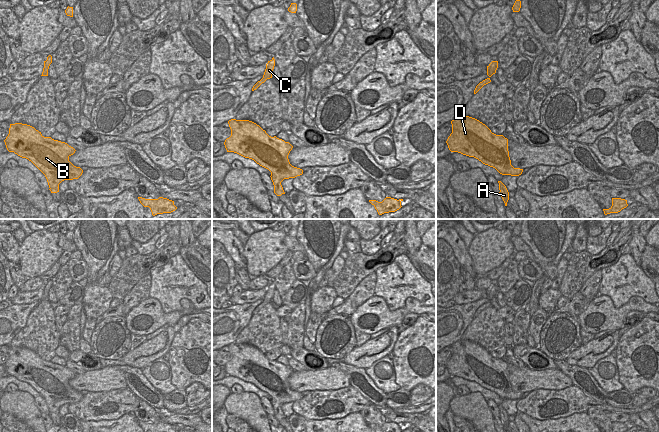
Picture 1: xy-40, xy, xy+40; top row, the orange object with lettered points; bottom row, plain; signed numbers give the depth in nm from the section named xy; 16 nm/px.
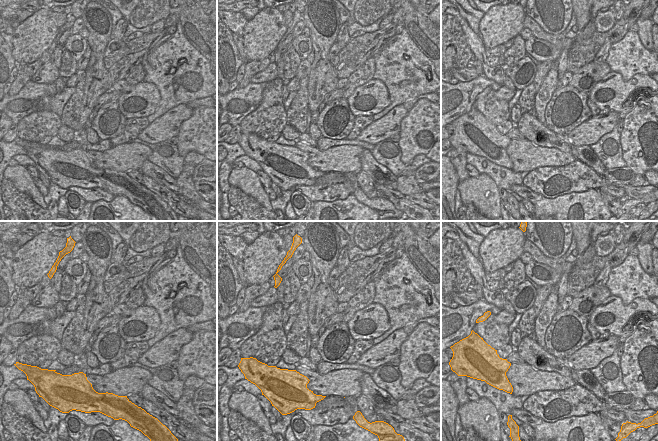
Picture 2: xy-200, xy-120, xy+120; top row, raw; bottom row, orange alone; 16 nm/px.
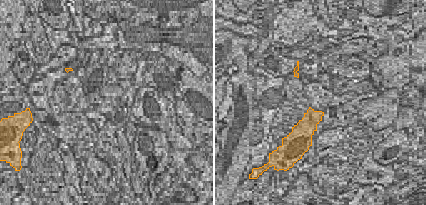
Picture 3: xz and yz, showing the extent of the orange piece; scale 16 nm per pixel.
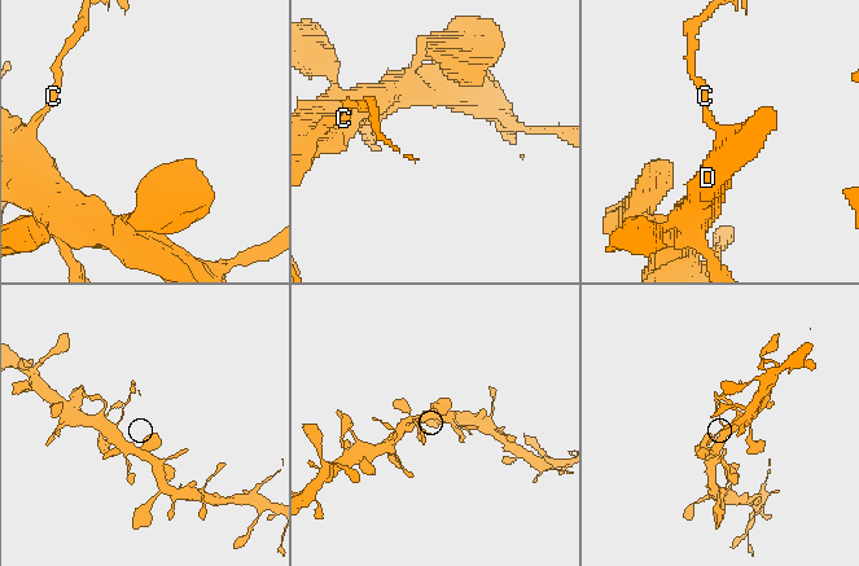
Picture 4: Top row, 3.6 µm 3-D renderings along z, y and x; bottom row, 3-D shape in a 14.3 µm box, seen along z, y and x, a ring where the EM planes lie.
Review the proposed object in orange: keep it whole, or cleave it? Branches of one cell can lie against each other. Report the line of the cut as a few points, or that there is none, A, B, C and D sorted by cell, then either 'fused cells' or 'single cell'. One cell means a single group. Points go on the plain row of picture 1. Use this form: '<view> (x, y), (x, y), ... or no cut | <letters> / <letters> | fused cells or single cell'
xy (263, 301), (266, 303) | A B D / C | fused cells

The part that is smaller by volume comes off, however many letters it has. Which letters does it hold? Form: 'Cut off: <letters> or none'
Cut off: C

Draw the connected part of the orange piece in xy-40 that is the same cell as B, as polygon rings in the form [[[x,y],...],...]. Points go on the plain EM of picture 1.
[[[10,348],[4,366],[9,376],[28,383],[45,399],[51,417],[59,416],[62,405],[78,403],[83,397],[80,391],[69,385],[69,381],[76,375],[73,371],[51,361],[44,361],[30,349]]]

